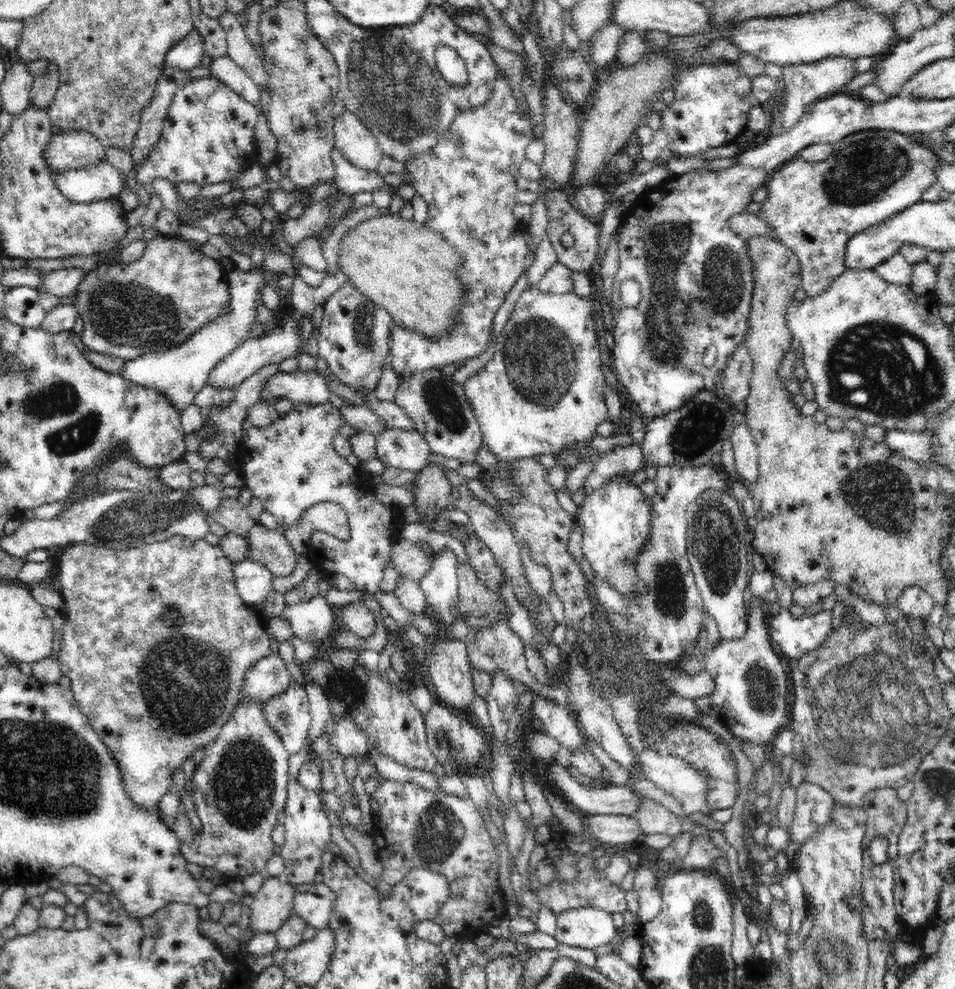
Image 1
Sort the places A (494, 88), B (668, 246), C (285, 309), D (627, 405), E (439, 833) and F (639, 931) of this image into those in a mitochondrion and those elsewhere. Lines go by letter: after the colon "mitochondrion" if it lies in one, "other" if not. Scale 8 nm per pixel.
A: other
B: mitochondrion
C: other
D: other
E: mitochondrion
F: other

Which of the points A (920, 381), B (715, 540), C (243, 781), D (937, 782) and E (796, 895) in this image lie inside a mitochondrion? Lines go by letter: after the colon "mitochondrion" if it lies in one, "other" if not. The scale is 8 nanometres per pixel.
A: mitochondrion
B: mitochondrion
C: mitochondrion
D: mitochondrion
E: other

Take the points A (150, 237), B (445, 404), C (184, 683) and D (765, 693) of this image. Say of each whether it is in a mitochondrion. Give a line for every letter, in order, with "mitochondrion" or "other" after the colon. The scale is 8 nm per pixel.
A: other
B: mitochondrion
C: mitochondrion
D: mitochondrion

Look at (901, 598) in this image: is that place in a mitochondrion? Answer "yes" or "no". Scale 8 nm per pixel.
no

